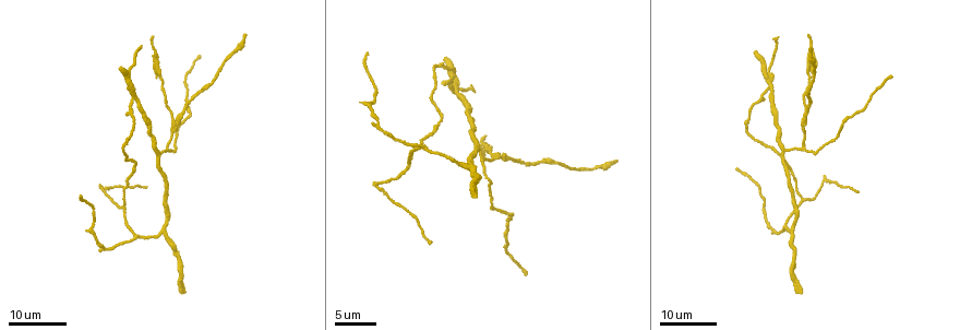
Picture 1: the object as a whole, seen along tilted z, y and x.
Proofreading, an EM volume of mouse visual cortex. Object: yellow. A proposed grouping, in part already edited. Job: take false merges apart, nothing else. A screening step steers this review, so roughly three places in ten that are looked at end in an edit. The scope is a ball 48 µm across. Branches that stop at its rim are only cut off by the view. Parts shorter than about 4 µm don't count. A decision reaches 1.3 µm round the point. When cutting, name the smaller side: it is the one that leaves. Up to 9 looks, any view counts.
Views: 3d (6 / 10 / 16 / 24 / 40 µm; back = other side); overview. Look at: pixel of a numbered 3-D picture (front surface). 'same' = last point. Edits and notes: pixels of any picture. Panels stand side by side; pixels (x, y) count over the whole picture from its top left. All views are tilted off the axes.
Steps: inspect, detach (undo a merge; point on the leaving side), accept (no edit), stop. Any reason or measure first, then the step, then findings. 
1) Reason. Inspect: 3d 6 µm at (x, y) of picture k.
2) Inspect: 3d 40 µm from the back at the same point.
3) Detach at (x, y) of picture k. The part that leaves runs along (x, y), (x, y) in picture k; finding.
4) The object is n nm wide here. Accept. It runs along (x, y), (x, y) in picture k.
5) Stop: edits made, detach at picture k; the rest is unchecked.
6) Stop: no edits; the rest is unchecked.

Thin arm on a thick one. Inspect: 3d 24 µm at (157, 155) of picture 1.

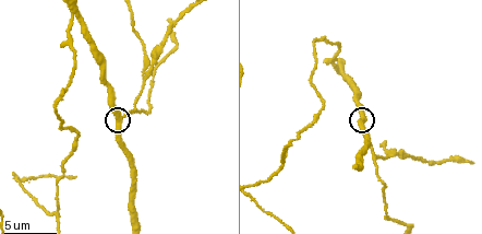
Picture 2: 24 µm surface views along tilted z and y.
Inspect: 3d 10 µm at (120, 122) of picture 2.

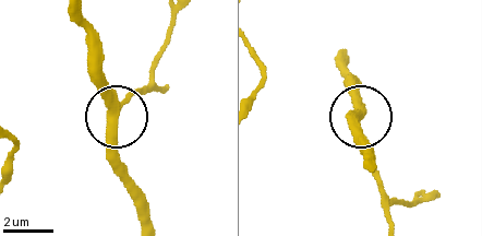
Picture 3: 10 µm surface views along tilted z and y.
Inspect: 3d 10 µm from the back at (115, 109) of picture 3.

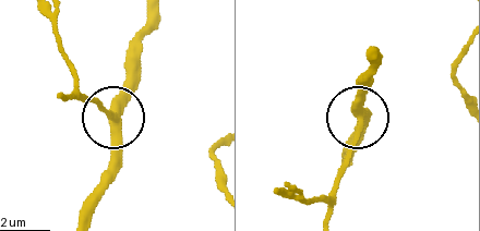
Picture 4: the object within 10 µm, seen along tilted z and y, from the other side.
Accept. It runs along (83, 218), (109, 160), (114, 114), (95, 101) in picture 4; all the same cell.

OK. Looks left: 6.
Three-way junction. Inspect: 3d 10 µm at (281, 162) of picture 2.

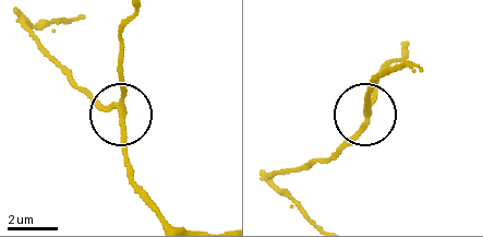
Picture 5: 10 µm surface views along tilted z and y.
Inspect: 3d 6 µm at (124, 110) of picture 5.

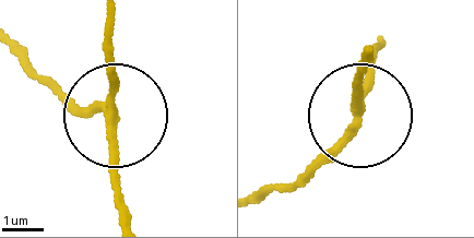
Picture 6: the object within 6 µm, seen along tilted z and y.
3 arms meet here. Accept. It runs along (129, 215), (116, 180), (105, 50) in picture 6; all the same cell.

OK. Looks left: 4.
Sharp bend. Inspect: 3d 10 µm at (17, 181) of picture 2.

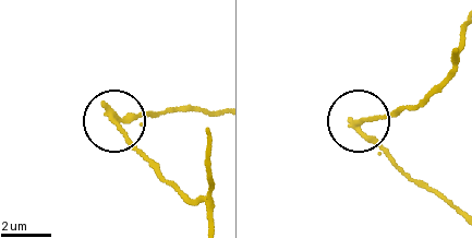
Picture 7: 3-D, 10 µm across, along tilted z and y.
Inspect: 3d 6 µm at (360, 127) of picture 7.

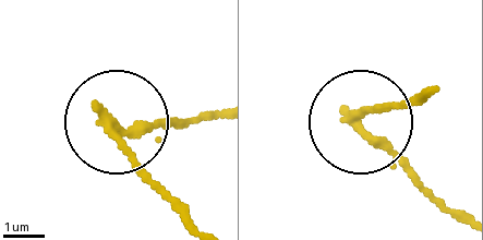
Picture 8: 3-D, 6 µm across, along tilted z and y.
Detach at (162, 120) of picture 8. The part that leaves runs along (111, 128), (212, 117) in picture 8; a second cell is stuck on.

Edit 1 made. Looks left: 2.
Stop: edits made, detach at picture 8; the rest is unchecked.

